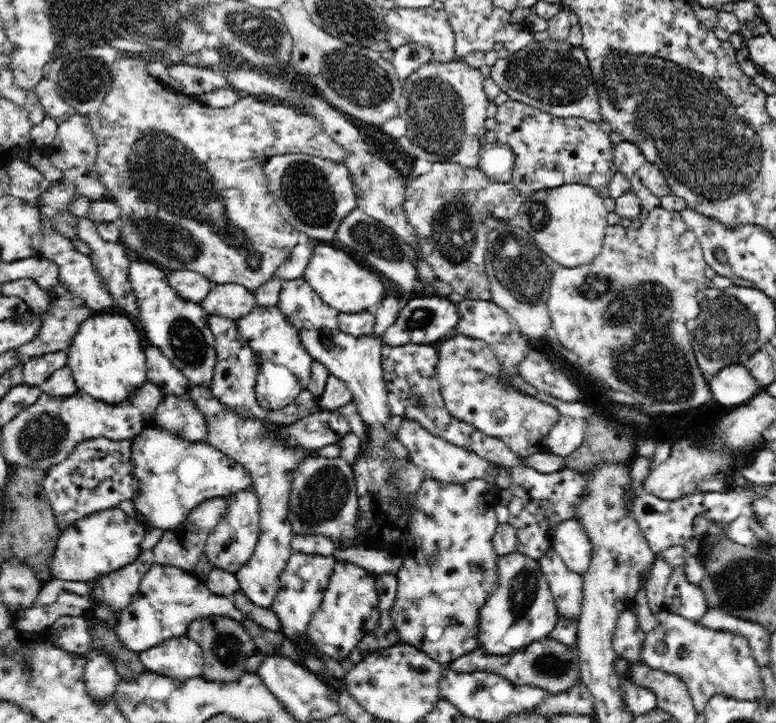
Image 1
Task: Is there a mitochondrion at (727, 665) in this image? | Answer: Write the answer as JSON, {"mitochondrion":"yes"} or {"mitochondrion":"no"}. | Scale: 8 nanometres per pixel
{"mitochondrion":"no"}

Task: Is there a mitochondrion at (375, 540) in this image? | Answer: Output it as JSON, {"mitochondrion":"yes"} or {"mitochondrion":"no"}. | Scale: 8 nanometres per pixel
{"mitochondrion":"no"}

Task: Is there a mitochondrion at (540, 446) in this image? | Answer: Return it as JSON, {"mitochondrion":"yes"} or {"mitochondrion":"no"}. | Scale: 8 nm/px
{"mitochondrion":"no"}

